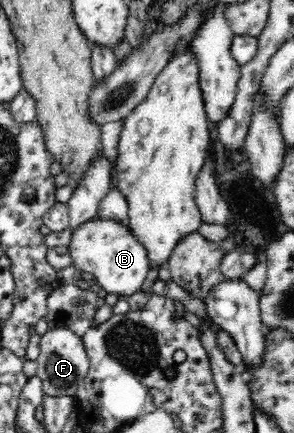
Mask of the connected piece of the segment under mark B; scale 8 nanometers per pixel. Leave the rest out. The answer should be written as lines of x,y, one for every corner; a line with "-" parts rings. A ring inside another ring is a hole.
98,218
84,223
72,235
68,249
72,258
71,266
76,268
77,276
96,281
106,295
116,295
118,299
126,299
140,291
148,271
151,270
146,249
134,238
126,223
103,221

